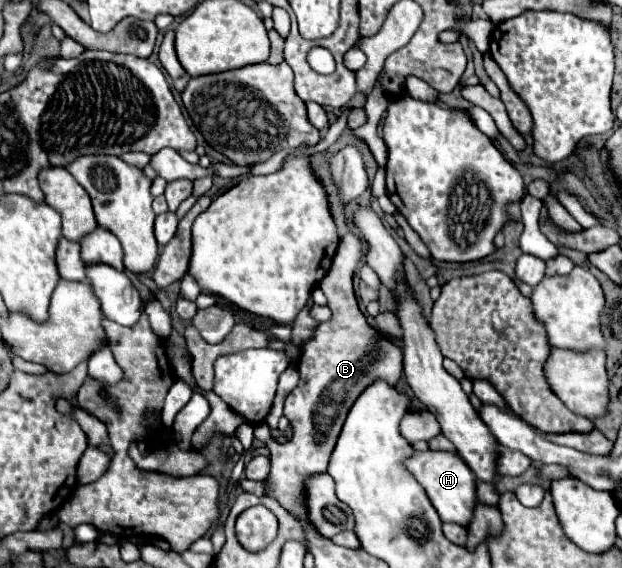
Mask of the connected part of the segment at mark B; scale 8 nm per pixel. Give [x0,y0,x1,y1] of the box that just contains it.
[254,232,403,522]

